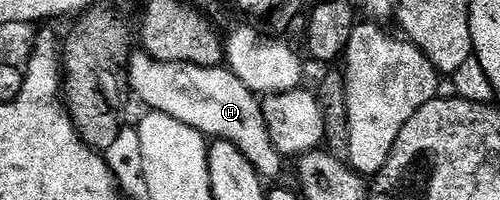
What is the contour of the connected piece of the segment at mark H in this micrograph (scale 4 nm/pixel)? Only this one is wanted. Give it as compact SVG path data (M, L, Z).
M140 49L129 58L126 74L131 94L137 95L149 112L161 111L174 117L209 140L225 139L232 143L254 165L261 180L279 177L286 159L270 141L261 100L227 66L163 63Z

